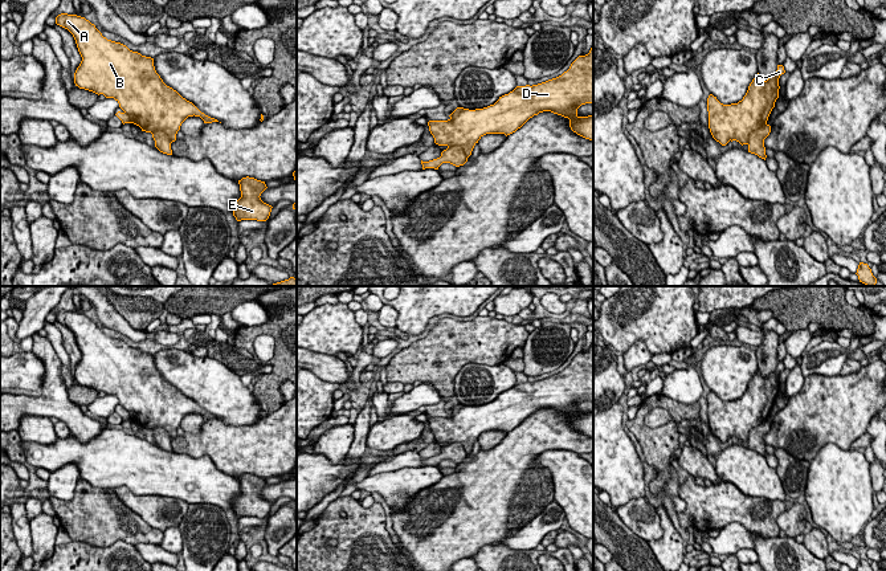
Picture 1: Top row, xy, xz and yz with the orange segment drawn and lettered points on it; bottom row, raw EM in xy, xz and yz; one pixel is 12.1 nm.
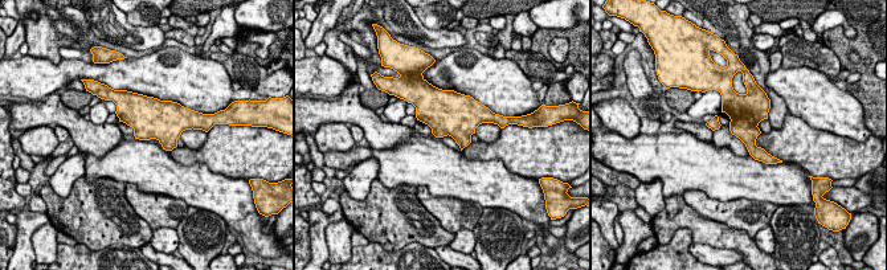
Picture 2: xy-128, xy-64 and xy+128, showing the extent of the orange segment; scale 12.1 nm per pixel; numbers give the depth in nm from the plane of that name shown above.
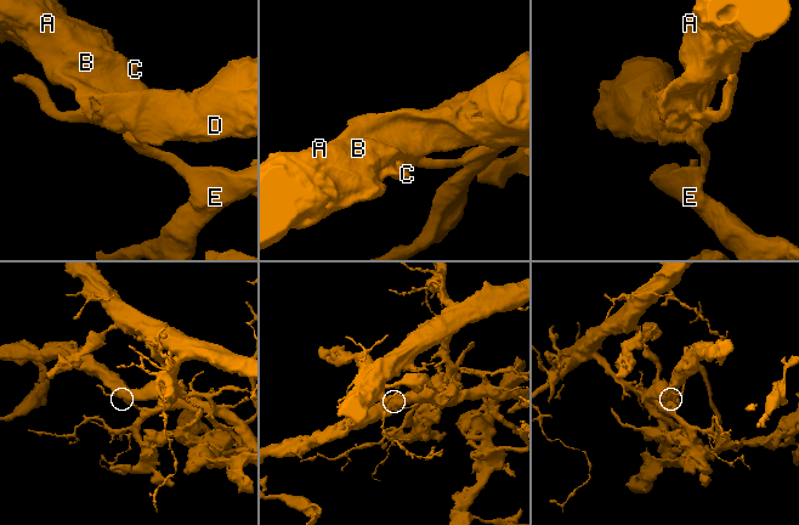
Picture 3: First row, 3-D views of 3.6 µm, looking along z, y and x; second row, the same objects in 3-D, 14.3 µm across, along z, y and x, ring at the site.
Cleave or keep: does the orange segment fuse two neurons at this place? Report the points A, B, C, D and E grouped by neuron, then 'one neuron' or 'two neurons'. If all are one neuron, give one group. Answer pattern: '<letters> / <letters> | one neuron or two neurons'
A B C D / E | two neurons

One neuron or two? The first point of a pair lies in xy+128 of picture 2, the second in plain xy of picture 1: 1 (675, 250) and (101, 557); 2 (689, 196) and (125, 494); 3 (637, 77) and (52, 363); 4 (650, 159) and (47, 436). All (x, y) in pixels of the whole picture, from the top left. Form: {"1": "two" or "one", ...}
{"1": "one", "2": "one", "3": "one", "4": "two"}

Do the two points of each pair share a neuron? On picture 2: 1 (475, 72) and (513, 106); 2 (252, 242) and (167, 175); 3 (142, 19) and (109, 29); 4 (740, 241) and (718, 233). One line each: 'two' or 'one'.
1: one
2: one
3: two
4: one

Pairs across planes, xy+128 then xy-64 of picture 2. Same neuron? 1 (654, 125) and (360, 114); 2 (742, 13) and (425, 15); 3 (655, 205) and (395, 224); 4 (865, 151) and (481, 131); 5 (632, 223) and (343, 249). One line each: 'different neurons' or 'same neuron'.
1: different neurons
2: same neuron
3: different neurons
4: different neurons
5: same neuron

